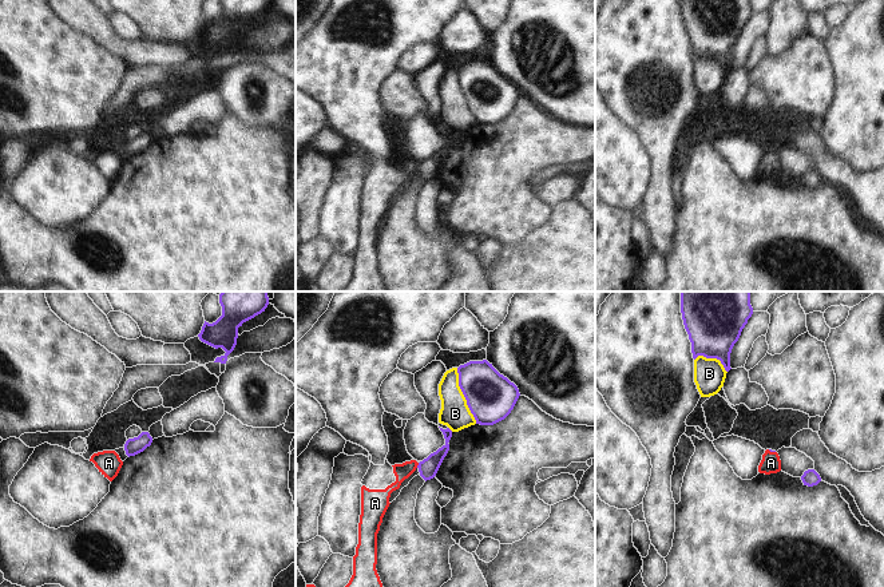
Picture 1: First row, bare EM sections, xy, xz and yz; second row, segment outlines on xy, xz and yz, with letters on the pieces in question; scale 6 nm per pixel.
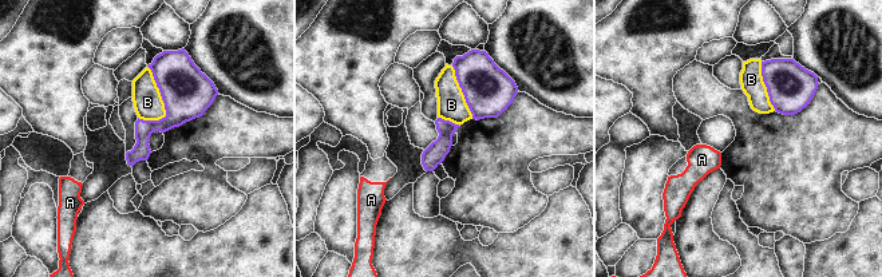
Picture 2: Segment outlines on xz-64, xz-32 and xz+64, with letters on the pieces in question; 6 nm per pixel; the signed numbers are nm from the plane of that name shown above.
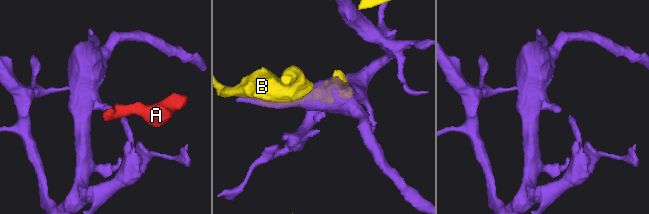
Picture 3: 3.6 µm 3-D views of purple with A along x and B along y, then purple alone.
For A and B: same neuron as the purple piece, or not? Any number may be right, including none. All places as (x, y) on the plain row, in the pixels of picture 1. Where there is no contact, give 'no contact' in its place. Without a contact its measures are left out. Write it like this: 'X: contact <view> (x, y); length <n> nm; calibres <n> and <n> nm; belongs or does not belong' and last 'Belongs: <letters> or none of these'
A: contact xz (417, 166); length 40 nm; calibres 120 and 100 nm; does not belong
B: contact xz (464, 96); length 360 nm; calibres 300 and 180 nm; does not belong
Belongs: none of these

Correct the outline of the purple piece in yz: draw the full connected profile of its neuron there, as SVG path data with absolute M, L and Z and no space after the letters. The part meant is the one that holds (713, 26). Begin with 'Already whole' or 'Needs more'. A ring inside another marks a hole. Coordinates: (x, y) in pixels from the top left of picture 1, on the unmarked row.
Already whole. M681 0L681 13L693 59L717 59L729 72L732 49L753 15L750 0Z

